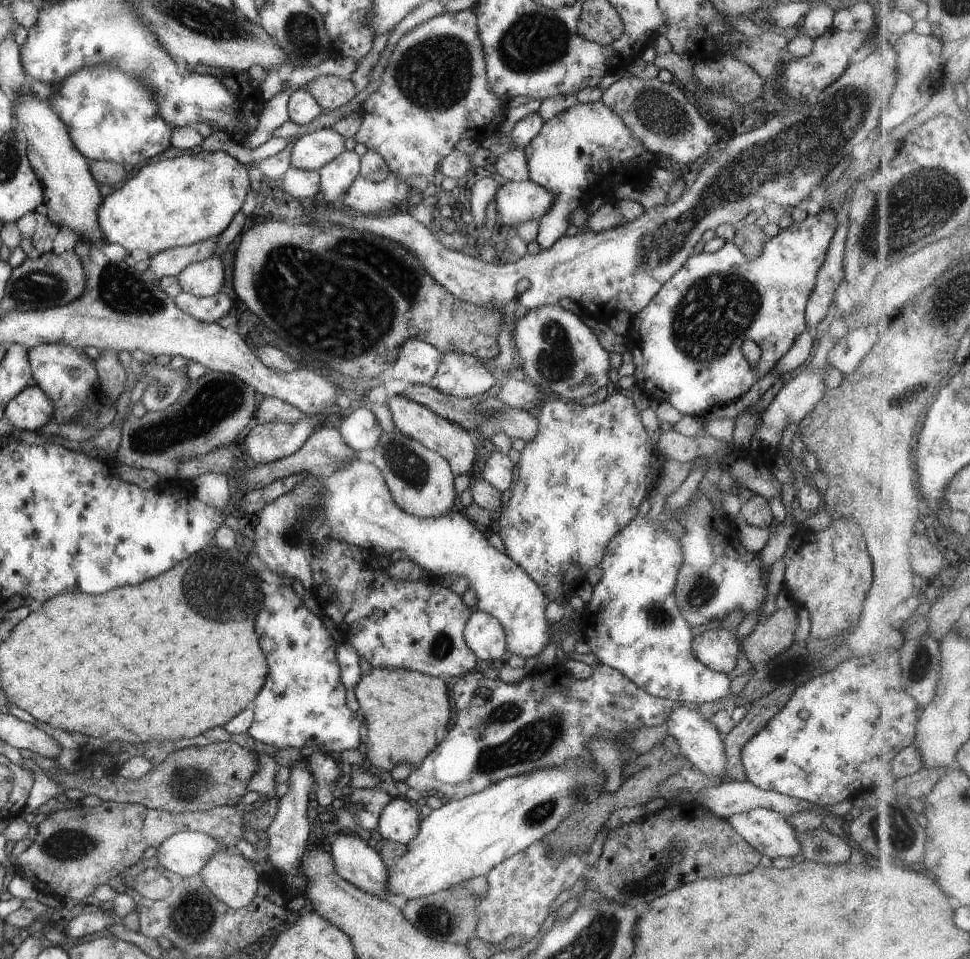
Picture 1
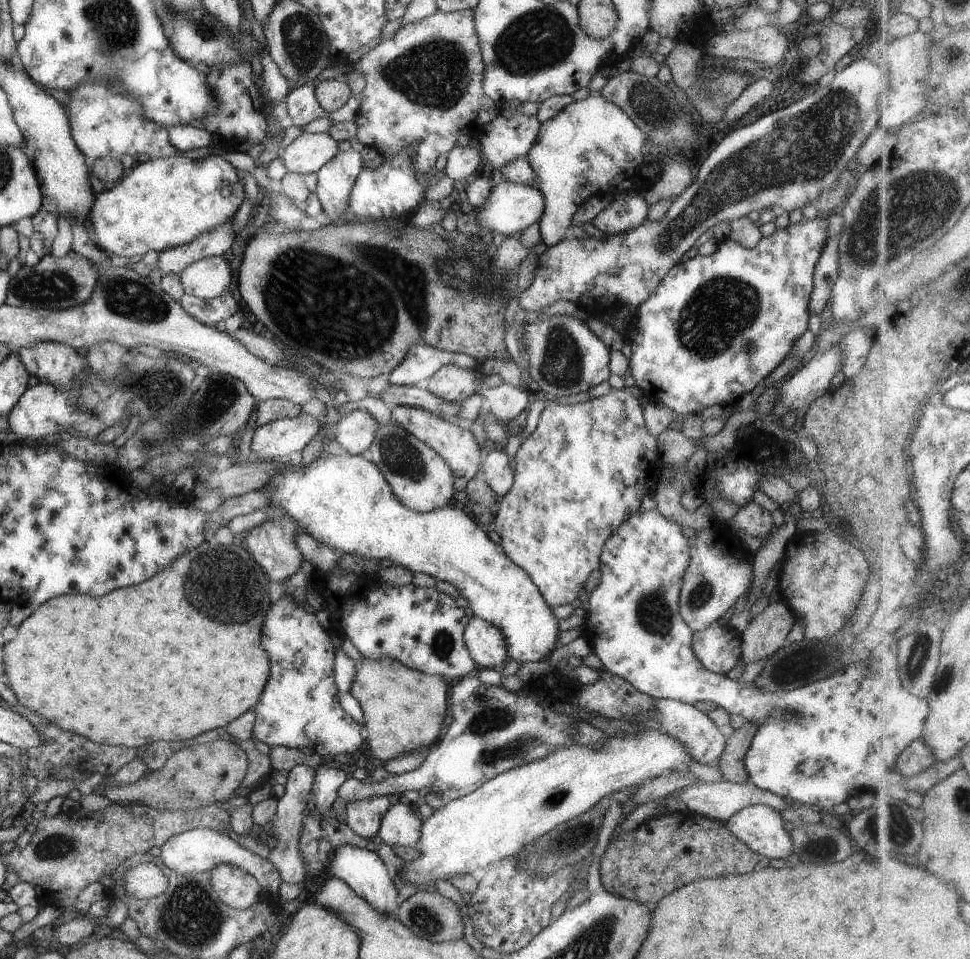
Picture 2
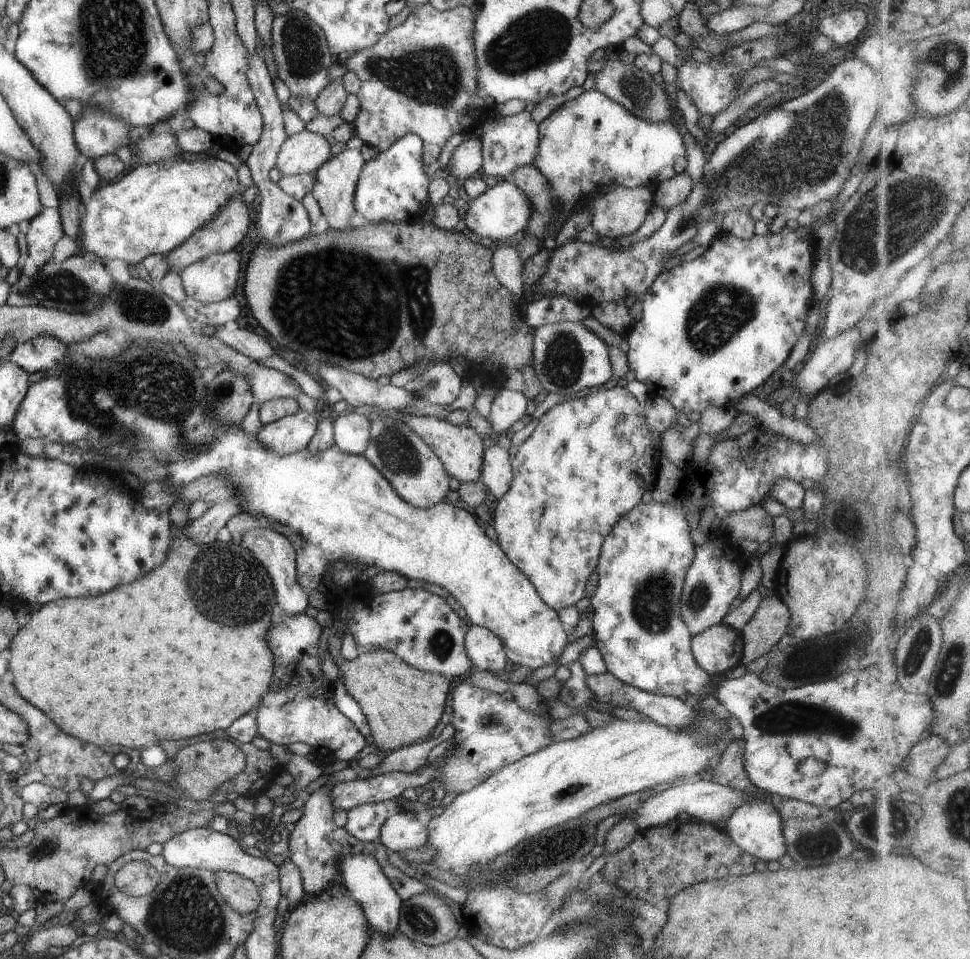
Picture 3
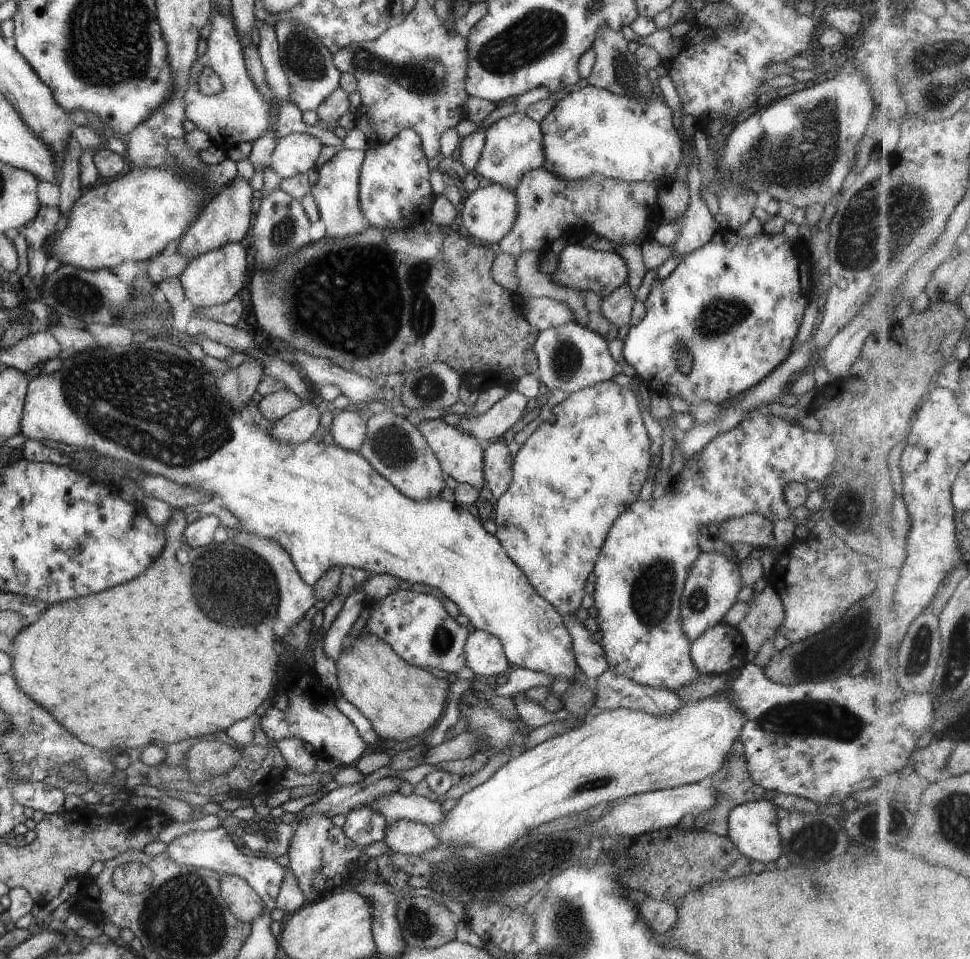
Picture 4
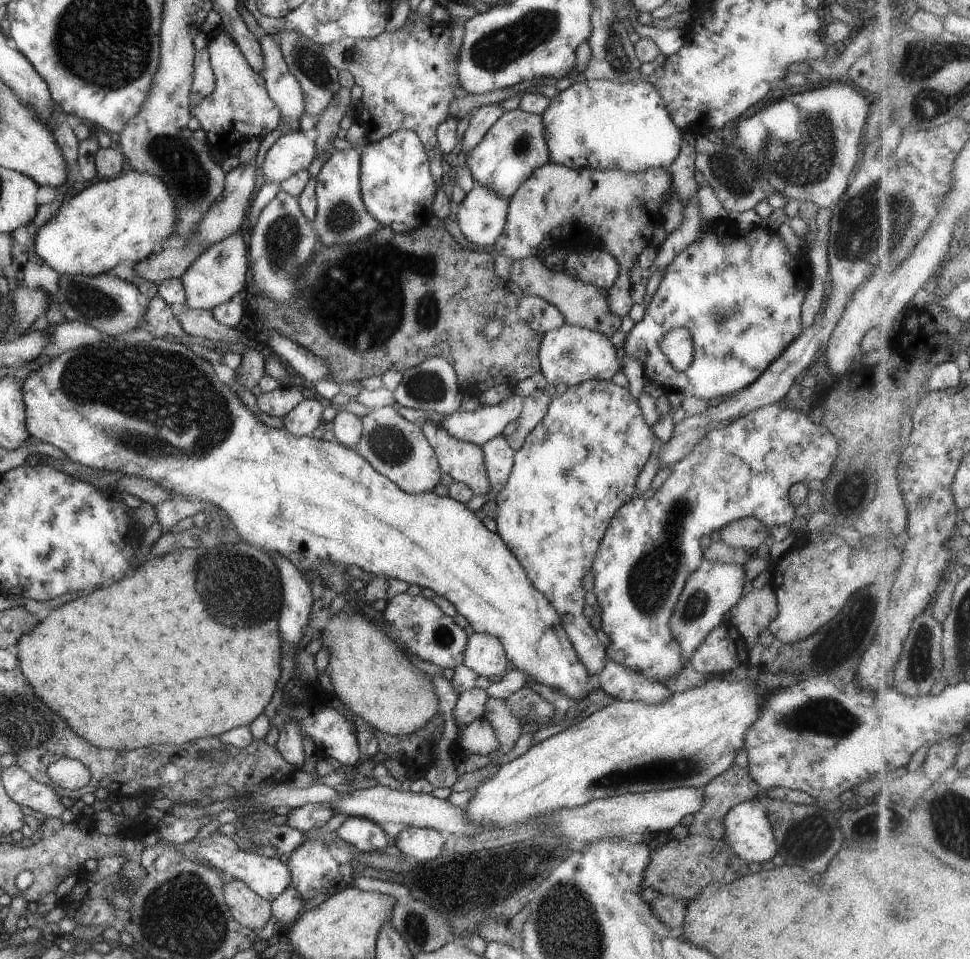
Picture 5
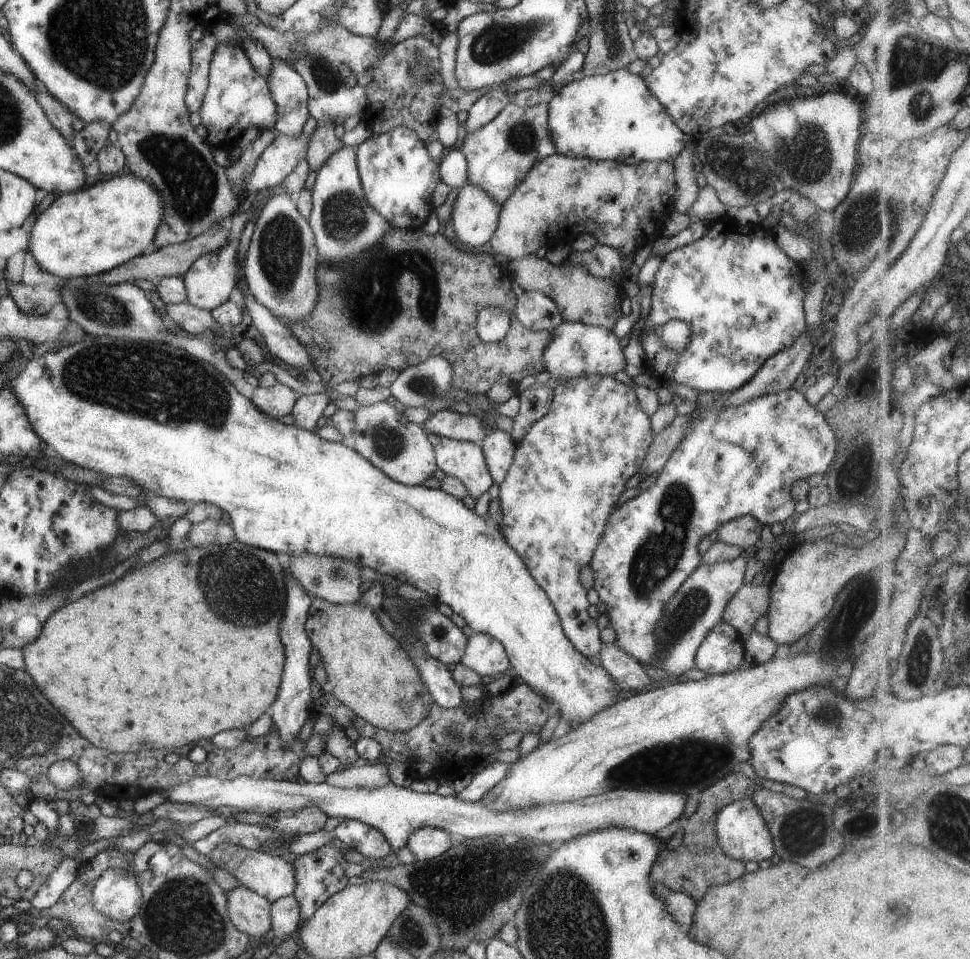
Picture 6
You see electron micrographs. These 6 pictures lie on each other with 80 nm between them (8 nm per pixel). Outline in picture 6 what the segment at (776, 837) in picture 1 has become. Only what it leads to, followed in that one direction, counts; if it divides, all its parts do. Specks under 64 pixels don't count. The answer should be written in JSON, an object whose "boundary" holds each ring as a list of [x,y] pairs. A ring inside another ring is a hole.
{"boundary":[[[751,796],[743,797],[721,807],[714,816],[714,834],[717,839],[717,848],[732,859],[743,861],[761,862],[771,858],[774,854],[772,836],[764,818],[753,804]]]}

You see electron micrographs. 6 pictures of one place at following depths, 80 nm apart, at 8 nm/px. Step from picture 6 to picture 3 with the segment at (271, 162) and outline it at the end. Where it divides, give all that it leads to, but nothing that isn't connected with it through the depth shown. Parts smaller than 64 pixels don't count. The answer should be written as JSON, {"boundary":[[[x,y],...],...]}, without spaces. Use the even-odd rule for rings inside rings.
{"boundary":[[[307,130],[293,133],[281,144],[274,166],[282,175],[314,173],[329,157],[327,138]]]}

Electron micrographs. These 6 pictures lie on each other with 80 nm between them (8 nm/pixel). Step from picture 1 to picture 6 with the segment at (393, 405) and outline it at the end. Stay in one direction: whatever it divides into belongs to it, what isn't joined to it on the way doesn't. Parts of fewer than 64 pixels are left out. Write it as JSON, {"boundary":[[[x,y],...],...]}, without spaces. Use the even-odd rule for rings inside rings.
{"boundary":[[[427,434],[434,450],[436,467],[447,476],[458,478],[471,498],[479,498],[481,493],[493,484],[486,467],[482,448],[471,441],[448,439]]]}

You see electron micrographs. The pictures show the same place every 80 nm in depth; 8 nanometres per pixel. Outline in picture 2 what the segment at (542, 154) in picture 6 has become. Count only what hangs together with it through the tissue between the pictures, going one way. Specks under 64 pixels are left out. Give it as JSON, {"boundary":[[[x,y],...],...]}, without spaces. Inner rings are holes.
{"boundary":[[[499,114],[489,122],[482,136],[477,138],[476,141],[479,142],[479,150],[487,159],[487,163],[492,167],[492,170],[498,169],[504,164],[511,162],[514,158],[526,156],[527,151],[531,148],[533,142],[535,142],[539,127],[540,122],[535,115],[521,115],[507,120]]]}

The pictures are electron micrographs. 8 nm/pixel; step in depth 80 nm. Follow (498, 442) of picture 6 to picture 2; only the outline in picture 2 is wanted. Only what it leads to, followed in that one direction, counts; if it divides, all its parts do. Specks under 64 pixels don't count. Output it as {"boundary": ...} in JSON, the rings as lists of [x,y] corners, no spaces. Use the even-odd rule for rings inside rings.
{"boundary":[[[501,447],[483,454],[479,476],[483,478],[497,498],[502,497],[509,490],[513,475],[514,470],[511,470],[509,466],[509,458]]]}

